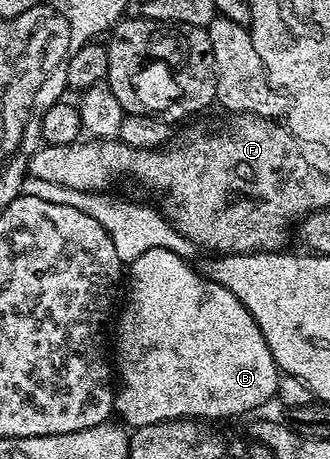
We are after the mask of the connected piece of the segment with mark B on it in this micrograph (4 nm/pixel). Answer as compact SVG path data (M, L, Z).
M149 248L145 256L137 256L135 262L129 266L129 282L131 278L131 303L127 306L127 319L123 322L123 331L119 334L119 358L117 354L117 374L123 377L123 383L118 383L115 395L115 410L124 418L122 421L128 427L134 428L145 424L157 424L165 420L178 418L194 418L196 420L219 420L215 418L235 418L238 414L247 414L258 406L263 406L267 401L276 397L279 389L281 371L275 365L273 356L269 352L269 344L265 344L265 336L261 336L261 328L257 328L257 320L233 296L229 288L211 282L204 278L190 261L173 252L165 252L165 248Z

